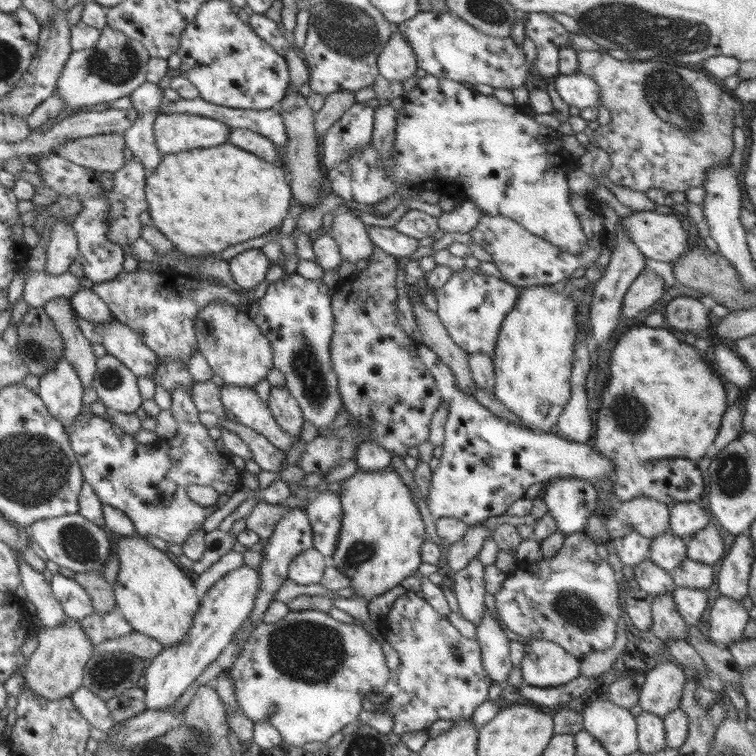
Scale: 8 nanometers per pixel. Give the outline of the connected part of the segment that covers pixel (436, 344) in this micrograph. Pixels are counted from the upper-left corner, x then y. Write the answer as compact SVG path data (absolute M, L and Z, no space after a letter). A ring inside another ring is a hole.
M406 284L406 287L409 290L407 293L416 317L416 324L422 334L422 344L427 345L438 355L440 360L444 361L446 366L450 367L455 376L457 387L462 392L472 395L476 386L469 367L469 354L450 338L439 316L430 311L423 303L424 291L419 289L418 294L413 298L414 284Z

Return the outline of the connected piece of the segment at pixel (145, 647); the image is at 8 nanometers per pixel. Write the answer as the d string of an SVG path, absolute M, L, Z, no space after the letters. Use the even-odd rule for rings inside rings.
M133 630L118 638L95 644L93 646L93 652L97 652L100 655L114 651L120 651L121 653L127 652L135 657L143 658L145 661L150 662L151 659L162 652L163 647L163 644L158 642L155 638Z

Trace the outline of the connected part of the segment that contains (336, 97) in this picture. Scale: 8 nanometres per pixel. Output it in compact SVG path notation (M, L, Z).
M350 91L333 92L325 96L323 107L314 115L314 126L320 142L325 132L334 122L340 120L341 116L355 102L354 93Z

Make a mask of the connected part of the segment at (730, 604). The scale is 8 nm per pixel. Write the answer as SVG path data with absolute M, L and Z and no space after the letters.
M719 595L710 610L710 642L722 648L741 640L750 619L749 610L741 601Z

